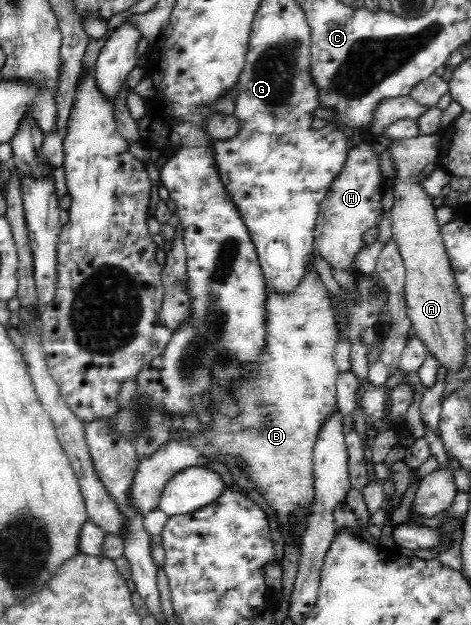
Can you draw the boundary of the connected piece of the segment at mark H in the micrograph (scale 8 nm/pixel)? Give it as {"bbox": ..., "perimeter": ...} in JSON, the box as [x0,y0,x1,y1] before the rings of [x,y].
{"bbox":[315,140,385,278],"perimeter":[[[363,140],[360,145],[355,146],[347,153],[345,167],[341,174],[335,178],[330,191],[319,207],[319,214],[315,222],[316,254],[322,256],[328,262],[330,268],[339,270],[350,269],[351,274],[358,278],[361,273],[354,270],[354,262],[357,253],[366,244],[362,239],[363,233],[376,224],[378,216],[384,210],[381,198],[385,190],[383,175],[379,167],[379,156],[373,153],[371,140]]]}

